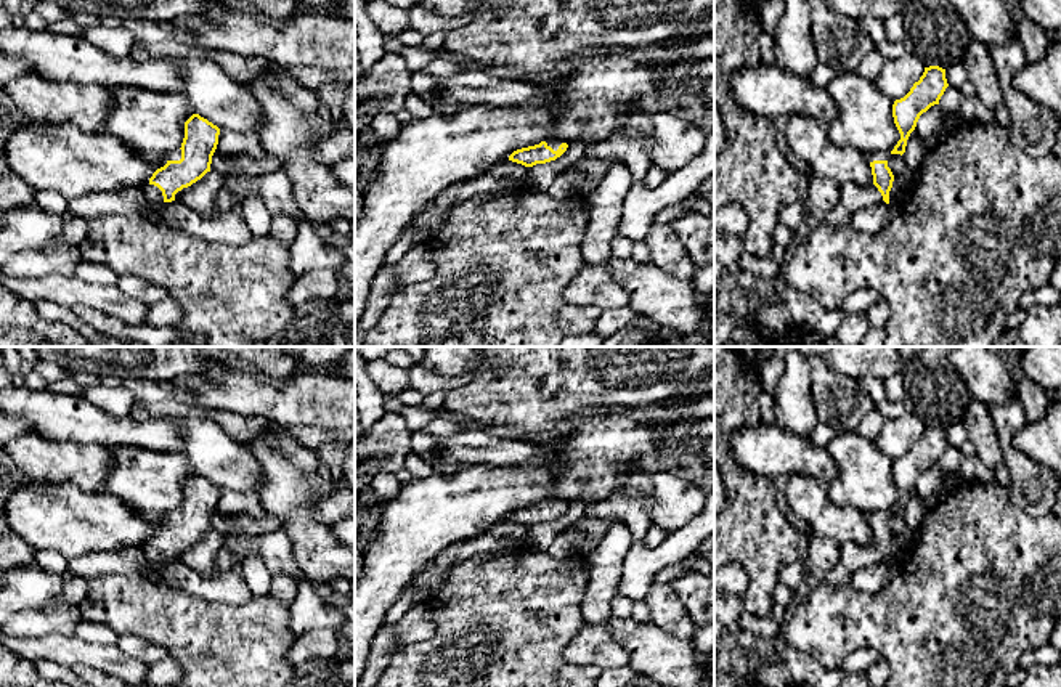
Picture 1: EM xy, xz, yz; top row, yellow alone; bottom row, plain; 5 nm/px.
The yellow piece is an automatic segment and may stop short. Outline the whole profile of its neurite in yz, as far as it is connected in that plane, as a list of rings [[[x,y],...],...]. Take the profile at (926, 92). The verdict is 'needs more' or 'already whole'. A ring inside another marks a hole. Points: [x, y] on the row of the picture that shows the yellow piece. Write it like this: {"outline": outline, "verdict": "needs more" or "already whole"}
{"outline": [[[929,66],[925,67],[923,75],[913,83],[910,91],[904,98],[894,101],[892,117],[900,133],[900,140],[891,154],[902,156],[905,152],[907,140],[915,130],[920,116],[931,106],[939,104],[939,100],[947,87],[945,69]]], "verdict": "already whole"}

